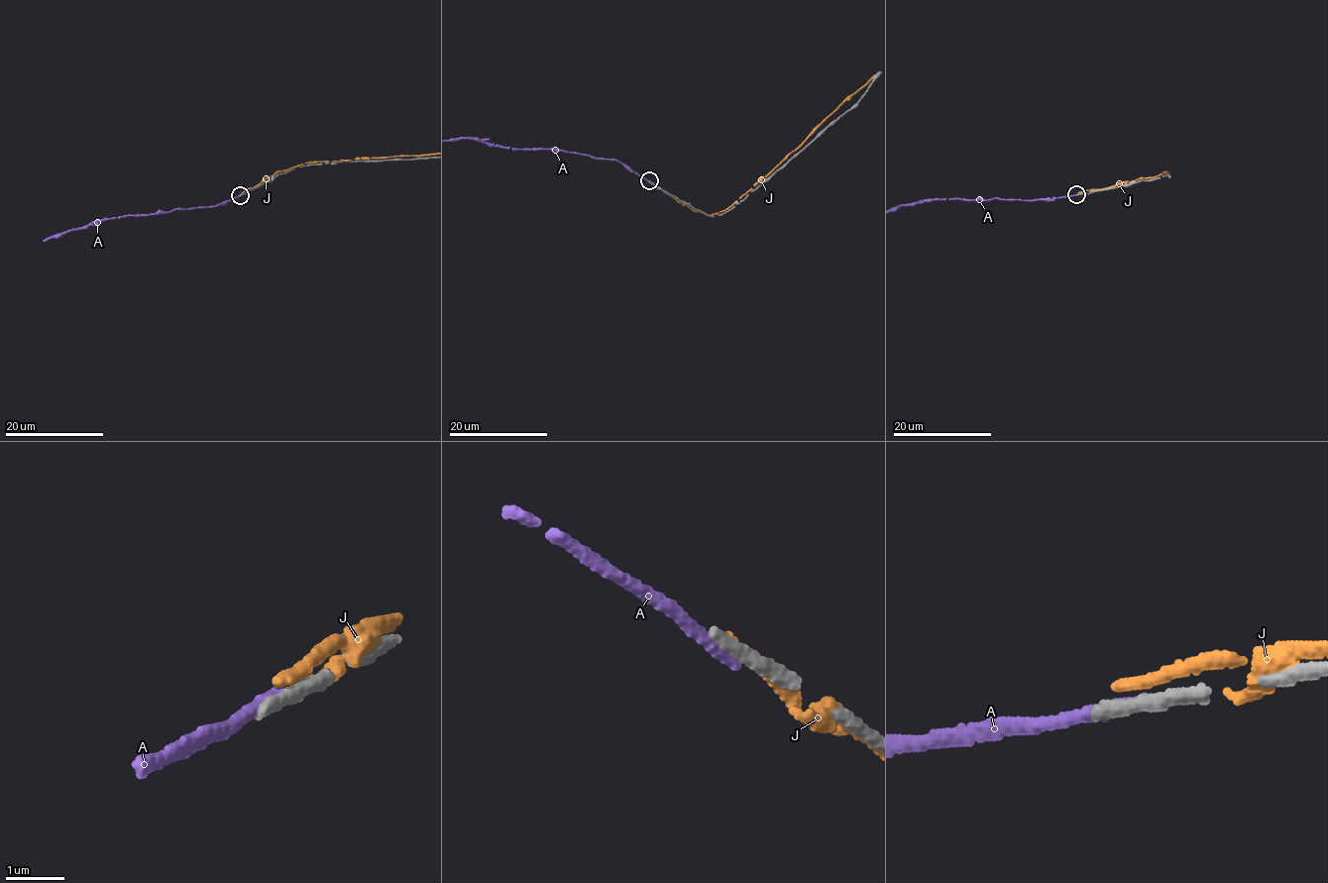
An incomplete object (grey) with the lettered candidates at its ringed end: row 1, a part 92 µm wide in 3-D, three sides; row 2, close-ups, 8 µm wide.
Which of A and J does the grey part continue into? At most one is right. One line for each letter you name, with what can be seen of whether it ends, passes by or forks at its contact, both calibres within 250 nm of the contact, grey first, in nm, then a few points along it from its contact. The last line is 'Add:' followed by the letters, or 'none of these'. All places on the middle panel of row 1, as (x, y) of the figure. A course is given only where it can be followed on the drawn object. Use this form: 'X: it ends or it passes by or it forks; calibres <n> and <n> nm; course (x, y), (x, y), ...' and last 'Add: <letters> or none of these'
Add: none of these

